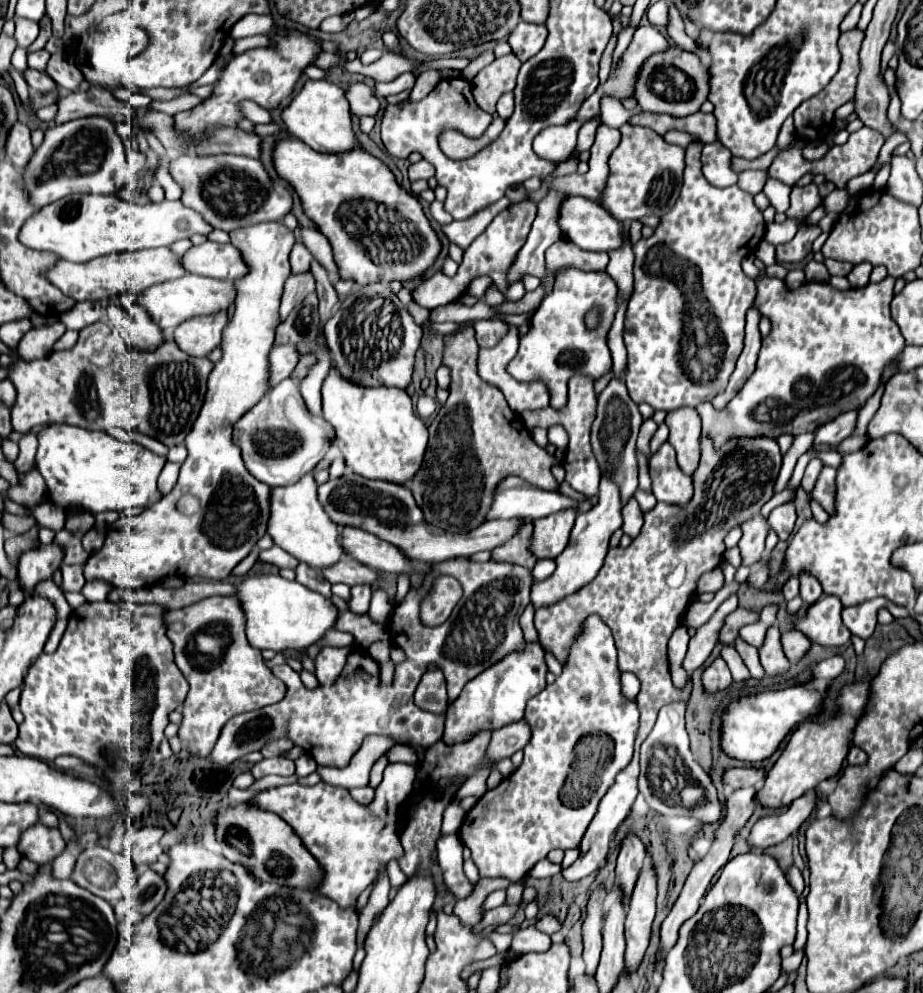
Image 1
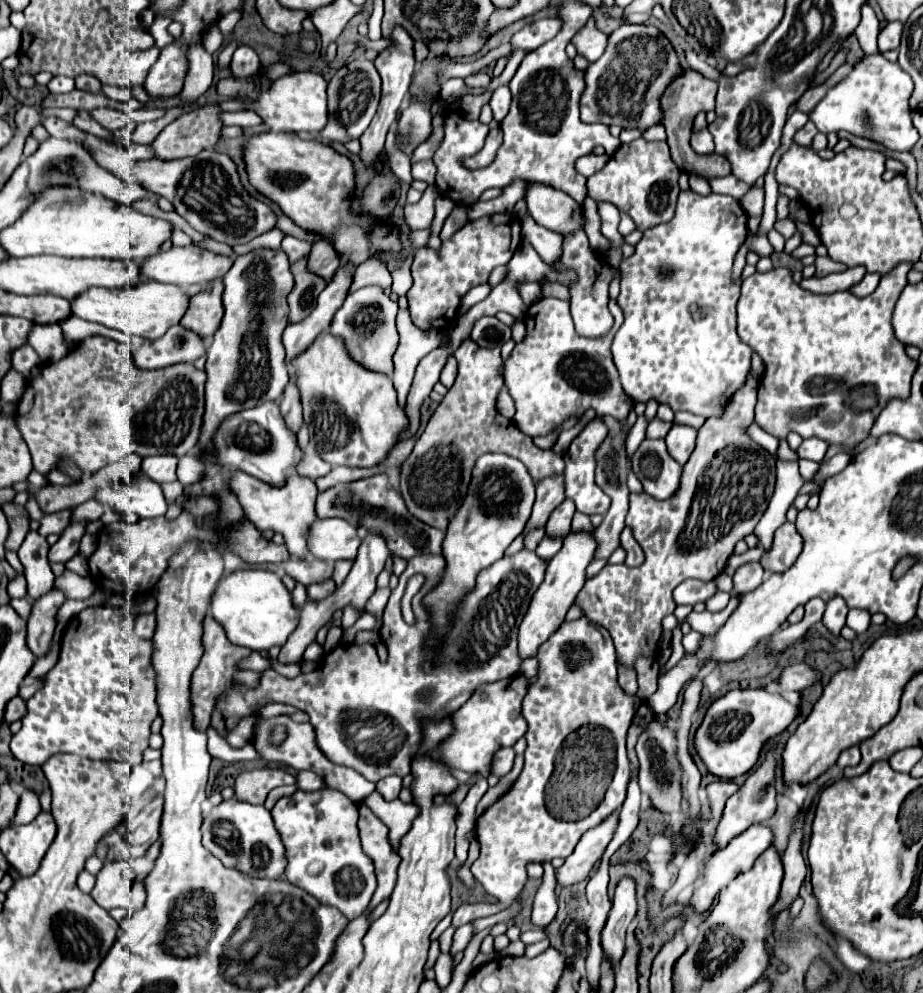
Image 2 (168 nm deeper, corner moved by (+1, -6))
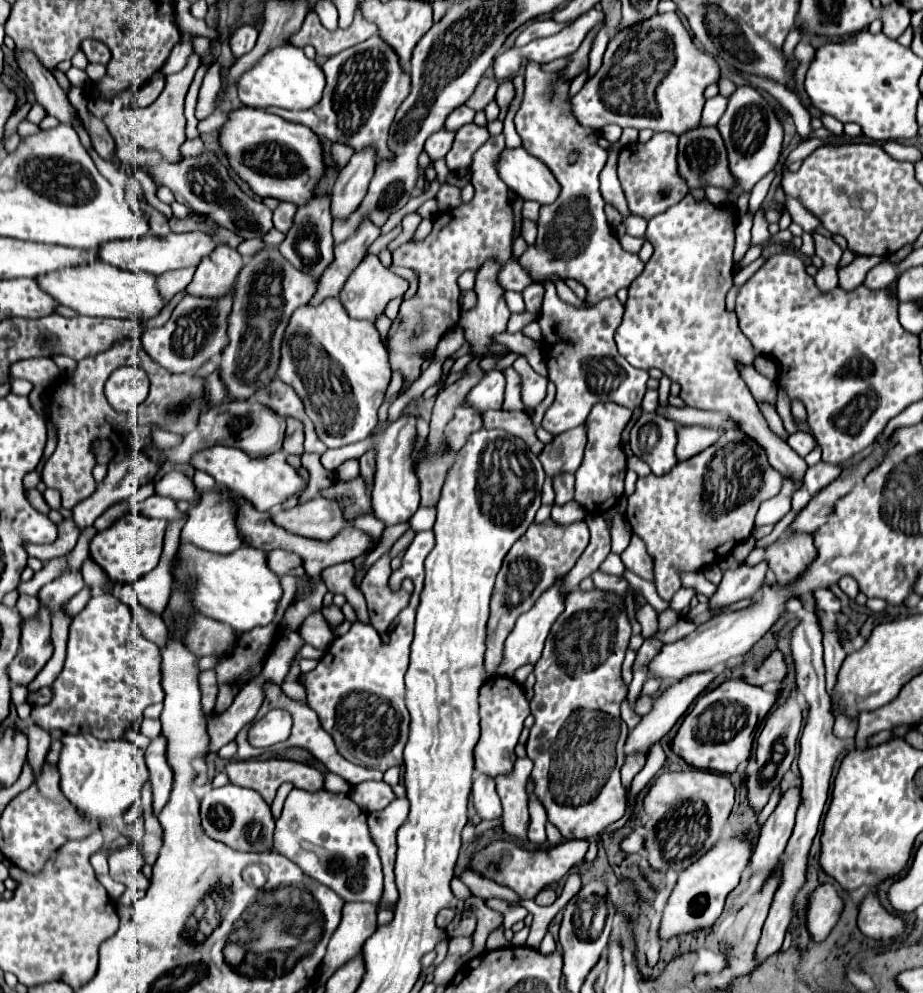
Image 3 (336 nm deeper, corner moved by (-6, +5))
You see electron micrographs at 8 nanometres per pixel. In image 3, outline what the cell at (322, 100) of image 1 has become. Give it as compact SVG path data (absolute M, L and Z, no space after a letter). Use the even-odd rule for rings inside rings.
M286 43L270 49L248 71L244 71L236 81L236 89L240 101L254 109L266 109L270 105L284 109L310 109L320 101L324 83L326 79L322 69L310 61L302 49Z

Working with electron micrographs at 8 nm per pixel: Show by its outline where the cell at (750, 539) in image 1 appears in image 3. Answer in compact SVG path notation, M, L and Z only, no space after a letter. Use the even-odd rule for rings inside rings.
M762 561L754 567L738 565L734 571L724 571L722 583L718 585L716 593L708 601L710 611L728 609L736 601L750 599L762 587L768 570L768 563Z

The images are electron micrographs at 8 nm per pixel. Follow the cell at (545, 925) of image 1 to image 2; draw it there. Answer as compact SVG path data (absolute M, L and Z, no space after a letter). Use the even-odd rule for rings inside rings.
M545 862L543 868L545 868L543 884L535 896L533 914L531 914L533 924L539 928L547 928L555 920L555 914L557 914L557 900L555 900L555 892L553 892L555 884L557 884L555 868L549 862Z

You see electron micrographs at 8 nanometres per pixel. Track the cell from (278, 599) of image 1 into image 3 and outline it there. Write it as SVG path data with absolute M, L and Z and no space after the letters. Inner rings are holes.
M180 543L172 559L170 573L174 583L192 585L192 605L196 611L230 625L236 633L250 631L258 625L268 625L276 615L276 605L282 597L280 577L266 565L266 553L252 547L240 547L232 553L208 553L190 543Z

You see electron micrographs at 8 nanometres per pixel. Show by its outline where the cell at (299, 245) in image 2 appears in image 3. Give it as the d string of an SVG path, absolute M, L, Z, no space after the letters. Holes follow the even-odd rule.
M280 201L280 205L274 209L274 227L282 233L288 233L288 229L292 227L294 213L296 213L296 205L288 201Z

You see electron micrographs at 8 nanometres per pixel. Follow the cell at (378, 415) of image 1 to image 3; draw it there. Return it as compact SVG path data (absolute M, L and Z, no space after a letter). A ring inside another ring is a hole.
M328 297L320 305L300 305L296 313L292 313L288 321L288 329L284 331L284 349L280 349L280 373L278 377L292 385L300 399L304 401L306 415L312 415L312 423L316 427L318 437L326 447L336 449L356 441L362 441L376 427L376 411L382 405L384 391L390 383L390 363L388 351L380 341L380 333L374 323L364 319L348 317L344 305L340 305L338 297Z

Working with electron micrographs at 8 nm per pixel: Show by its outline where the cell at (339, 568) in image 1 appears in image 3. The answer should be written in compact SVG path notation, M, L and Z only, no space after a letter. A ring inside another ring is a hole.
M274 549L274 551L268 551L268 567L278 575L286 575L290 569L302 565L302 559L296 557L296 553L288 553L288 551L282 551L282 549Z

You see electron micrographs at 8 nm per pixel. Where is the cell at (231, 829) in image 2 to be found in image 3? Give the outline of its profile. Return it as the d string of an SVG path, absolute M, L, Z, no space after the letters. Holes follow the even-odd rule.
M228 783L224 787L208 791L200 801L200 817L202 817L202 827L208 837L222 841L236 851L260 853L260 851L272 849L274 817L270 813L270 805L264 803L260 793L252 789Z

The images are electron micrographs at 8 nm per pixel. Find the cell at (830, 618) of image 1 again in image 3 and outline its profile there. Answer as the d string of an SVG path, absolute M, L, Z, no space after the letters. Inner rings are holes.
M840 577L838 587L840 587L850 599L854 599L854 597L858 595L858 583L856 583L854 577Z

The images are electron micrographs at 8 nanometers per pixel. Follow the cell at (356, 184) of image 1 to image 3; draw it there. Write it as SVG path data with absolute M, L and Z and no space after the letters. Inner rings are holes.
M240 107L228 113L226 123L218 129L218 141L230 167L244 179L258 197L274 197L304 205L318 183L324 163L318 137L300 123L290 123L264 109Z

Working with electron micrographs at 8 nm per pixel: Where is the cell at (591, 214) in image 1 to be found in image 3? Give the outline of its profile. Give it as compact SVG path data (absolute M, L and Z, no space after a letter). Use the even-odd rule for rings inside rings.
M522 147L504 149L500 161L496 161L500 179L522 199L538 201L540 205L556 201L560 185L552 171Z

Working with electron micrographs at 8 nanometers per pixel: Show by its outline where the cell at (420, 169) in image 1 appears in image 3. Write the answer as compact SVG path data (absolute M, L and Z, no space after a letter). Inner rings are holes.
M440 129L436 133L432 133L424 145L424 149L428 151L430 159L436 161L436 159L442 159L450 147L452 147L452 141L454 141L454 131L448 131L448 129Z

